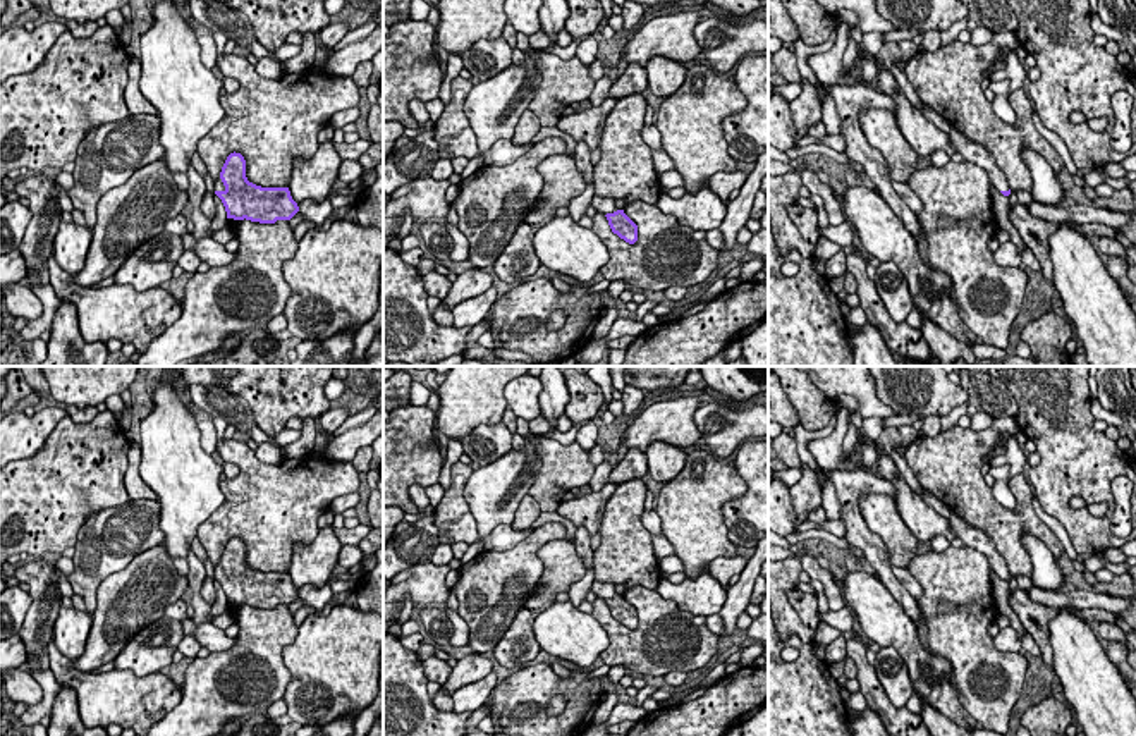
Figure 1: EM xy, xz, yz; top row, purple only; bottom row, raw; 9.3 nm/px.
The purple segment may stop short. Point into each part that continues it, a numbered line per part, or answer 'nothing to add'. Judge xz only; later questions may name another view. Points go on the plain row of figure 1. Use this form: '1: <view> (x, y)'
1: xz (602, 590)

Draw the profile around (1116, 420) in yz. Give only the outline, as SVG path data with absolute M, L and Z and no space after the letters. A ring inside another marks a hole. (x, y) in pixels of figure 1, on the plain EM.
M1098 399L1091 401L1091 414L1095 416L1095 420L1102 420L1115 428L1124 426L1122 416L1119 413L1103 409Z

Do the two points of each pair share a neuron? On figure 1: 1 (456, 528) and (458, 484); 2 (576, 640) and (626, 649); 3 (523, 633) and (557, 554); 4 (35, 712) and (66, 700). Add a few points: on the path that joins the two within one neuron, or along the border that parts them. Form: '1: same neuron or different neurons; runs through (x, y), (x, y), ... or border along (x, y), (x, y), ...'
1: same neuron; runs through (456, 518), (456, 494)
2: different neurons; border along (590, 614), (609, 640), (600, 656)
3: same neuron; runs through (528, 614), (557, 578), (557, 573)
4: different neurons; border along (62, 686), (48, 712)

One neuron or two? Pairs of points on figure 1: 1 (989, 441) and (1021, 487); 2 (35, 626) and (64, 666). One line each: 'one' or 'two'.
1: one
2: two

